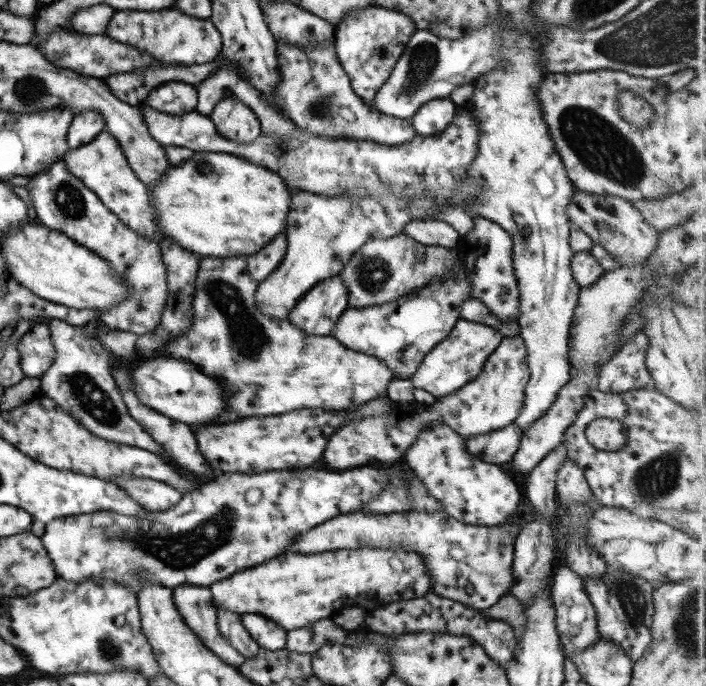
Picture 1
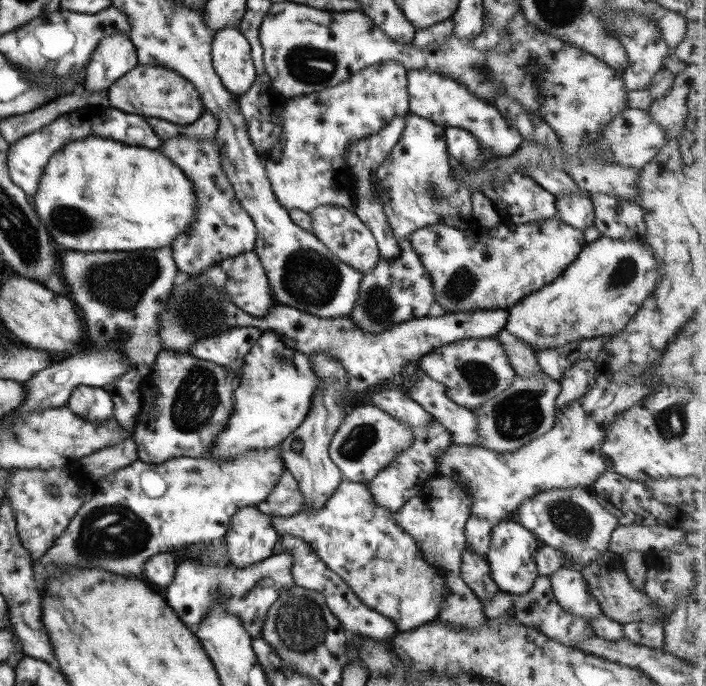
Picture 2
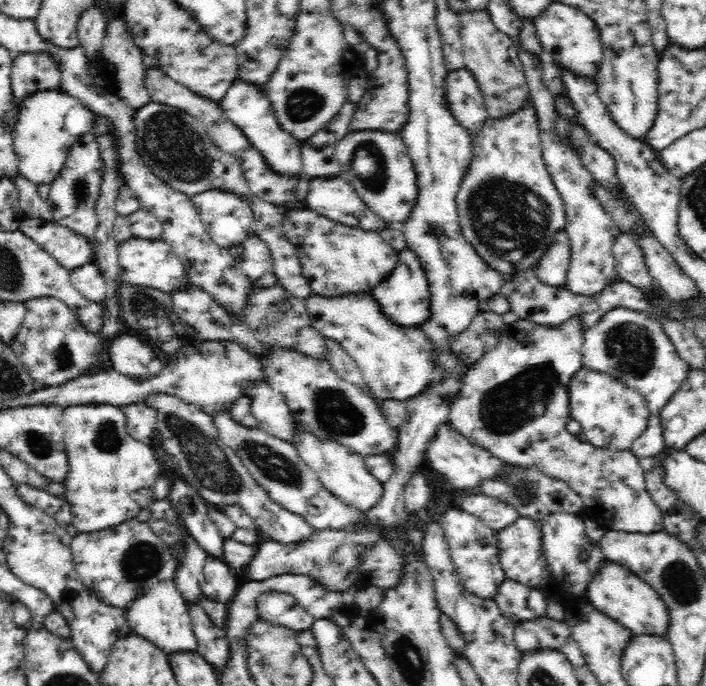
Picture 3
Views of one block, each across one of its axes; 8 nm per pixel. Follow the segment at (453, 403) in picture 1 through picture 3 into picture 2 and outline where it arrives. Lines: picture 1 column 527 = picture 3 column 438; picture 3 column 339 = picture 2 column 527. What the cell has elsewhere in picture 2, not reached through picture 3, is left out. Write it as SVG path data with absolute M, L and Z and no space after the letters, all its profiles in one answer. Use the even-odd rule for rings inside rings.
M600 236L597 240L586 243L575 260L569 263L555 280L508 307L504 329L533 348L533 351L559 347L576 340L612 337L623 331L627 321L636 316L642 302L651 297L657 280L657 257L649 245L642 241L633 242Z

